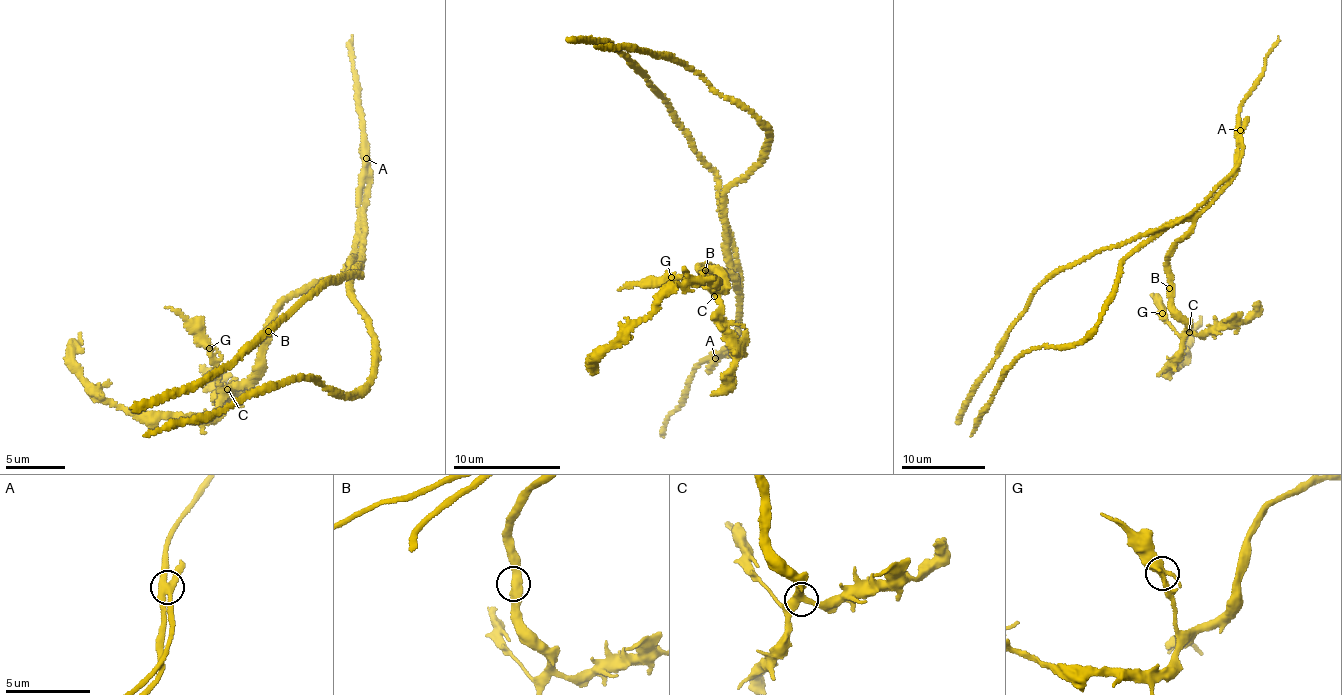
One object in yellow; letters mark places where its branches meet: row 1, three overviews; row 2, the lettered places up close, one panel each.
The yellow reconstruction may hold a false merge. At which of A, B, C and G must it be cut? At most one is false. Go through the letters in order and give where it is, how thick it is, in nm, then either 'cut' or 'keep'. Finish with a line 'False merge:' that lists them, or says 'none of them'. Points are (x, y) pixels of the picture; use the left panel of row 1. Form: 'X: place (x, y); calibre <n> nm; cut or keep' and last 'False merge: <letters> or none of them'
A: place (366, 158); calibre 400 nm; cut
B: place (268, 331); calibre 460 nm; keep
C: place (227, 389); calibre 380 nm; keep
G: place (209, 348); calibre 420 nm; keep
False merge: A

